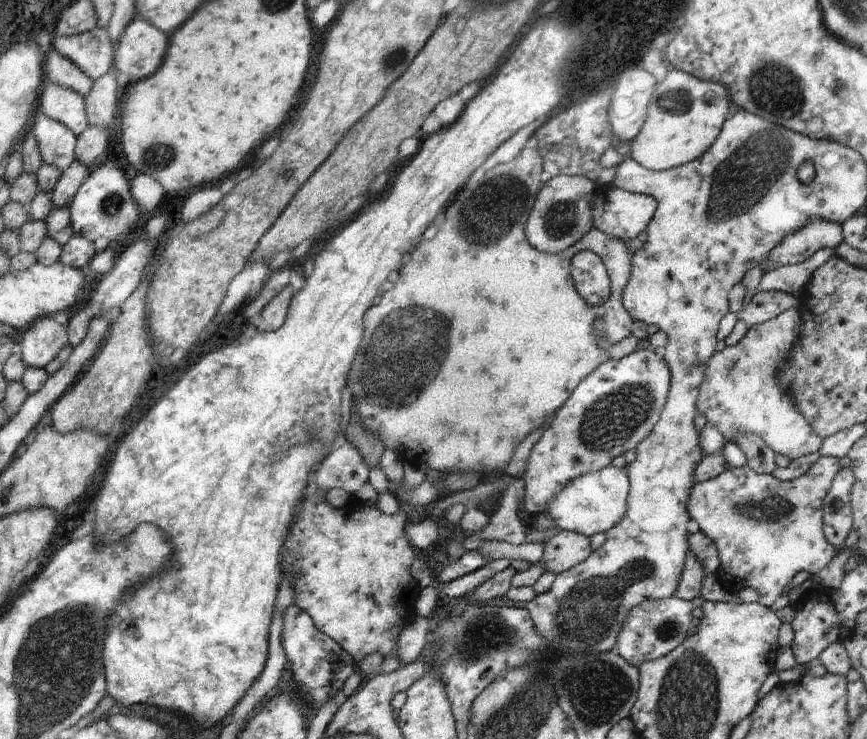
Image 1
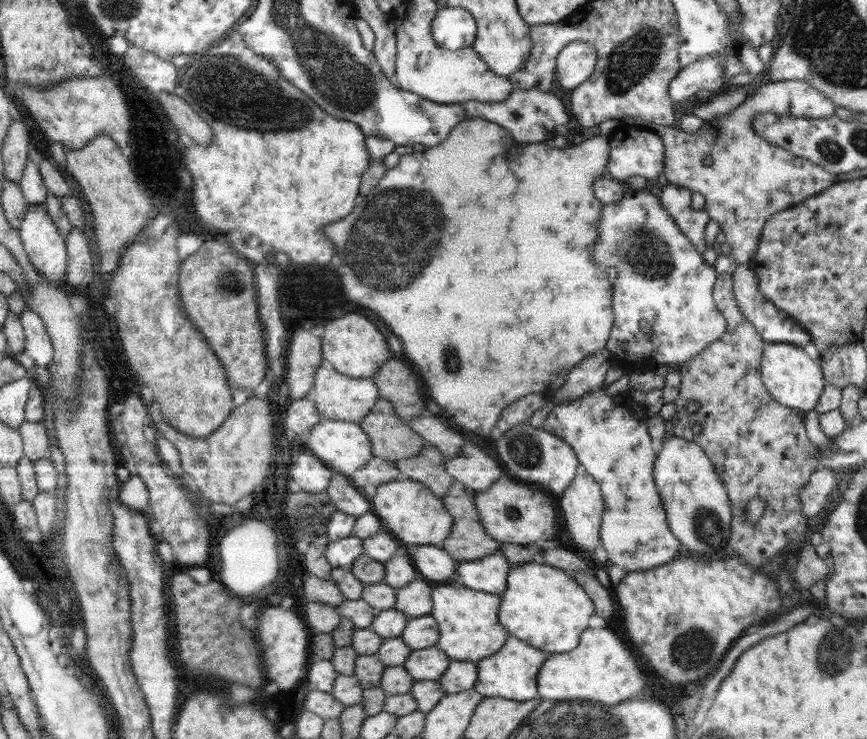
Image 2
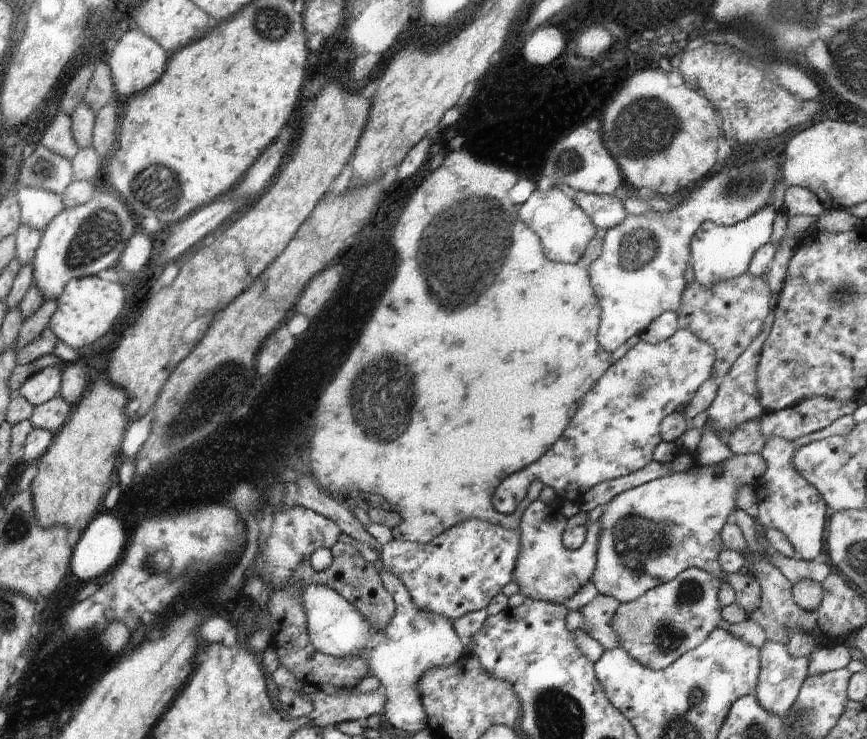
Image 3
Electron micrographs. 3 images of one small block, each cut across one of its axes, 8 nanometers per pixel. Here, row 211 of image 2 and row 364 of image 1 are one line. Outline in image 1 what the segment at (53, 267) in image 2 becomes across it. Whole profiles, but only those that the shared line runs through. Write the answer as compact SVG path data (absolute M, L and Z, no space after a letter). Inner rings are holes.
M45 317L34 320L19 343L22 360L30 368L45 368L67 343L67 328Z

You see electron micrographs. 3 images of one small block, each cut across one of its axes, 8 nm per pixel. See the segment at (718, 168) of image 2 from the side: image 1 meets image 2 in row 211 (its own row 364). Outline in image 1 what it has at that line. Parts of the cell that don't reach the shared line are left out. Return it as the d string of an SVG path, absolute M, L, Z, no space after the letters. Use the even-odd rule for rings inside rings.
M790 308L776 318L748 327L736 345L715 352L706 362L696 410L706 418L708 425L718 428L726 442L736 442L738 434L752 432L776 454L791 460L819 452L824 439L812 430L806 418L796 410L786 388L776 380L780 362L784 362L790 350L801 342L802 329L801 310Z

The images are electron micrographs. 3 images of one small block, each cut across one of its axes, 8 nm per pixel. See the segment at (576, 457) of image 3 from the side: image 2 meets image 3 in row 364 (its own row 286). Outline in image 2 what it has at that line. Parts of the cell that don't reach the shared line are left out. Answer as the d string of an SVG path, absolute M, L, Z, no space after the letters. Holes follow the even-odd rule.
M627 185L624 187L625 193L617 203L601 208L598 240L591 250L593 259L602 268L614 266L617 270L617 277L611 284L615 320L605 347L610 351L614 364L630 374L635 370L654 369L658 365L684 365L726 332L725 318L713 299L713 286L718 274L679 230L658 197L643 190L632 190ZM646 323L650 325L649 332L644 331Z

